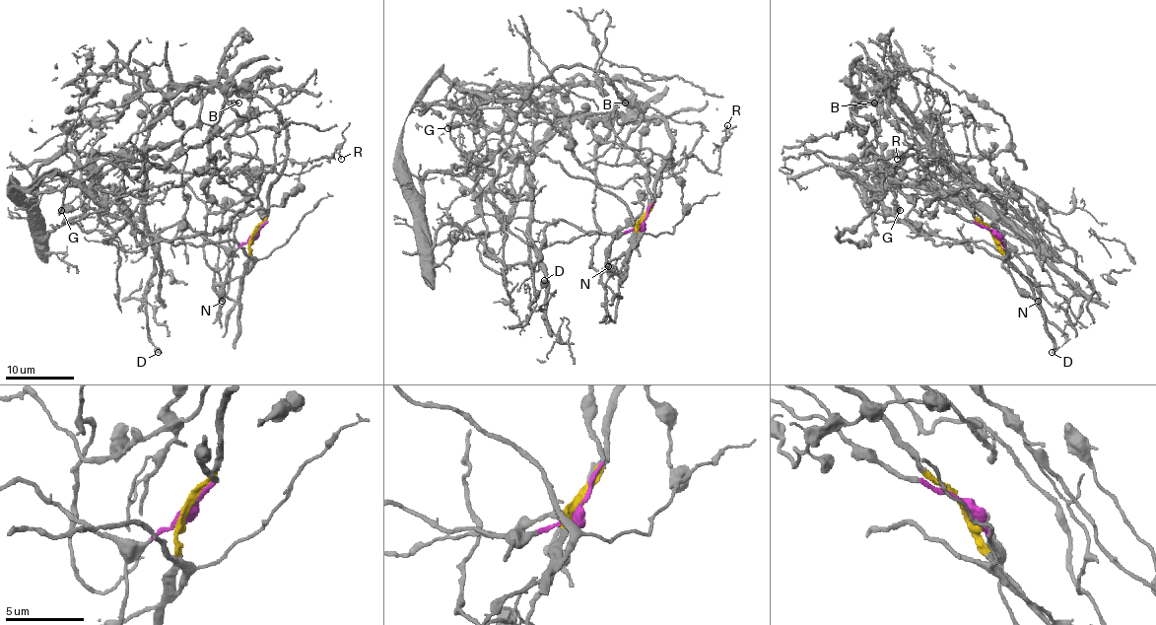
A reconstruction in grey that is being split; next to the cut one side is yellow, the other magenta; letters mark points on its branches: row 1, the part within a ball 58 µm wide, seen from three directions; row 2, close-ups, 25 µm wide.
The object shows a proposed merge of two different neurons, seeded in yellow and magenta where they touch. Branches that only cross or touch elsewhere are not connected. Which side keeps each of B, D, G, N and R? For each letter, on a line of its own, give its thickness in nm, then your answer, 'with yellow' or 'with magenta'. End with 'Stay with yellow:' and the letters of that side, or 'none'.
B: 360 nm thick; with yellow
D: 380 nm thick; with magenta
G: 440 nm thick; with yellow
N: 160 nm thick; with magenta
R: 100 nm thick; with yellow
Stay with yellow: B, G, R

